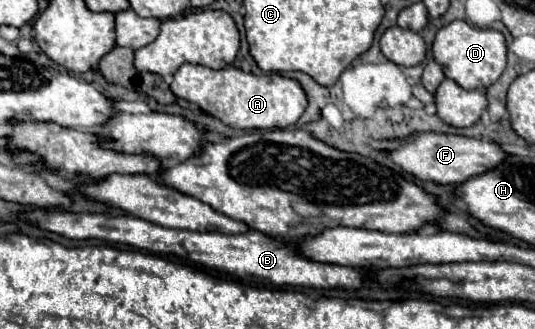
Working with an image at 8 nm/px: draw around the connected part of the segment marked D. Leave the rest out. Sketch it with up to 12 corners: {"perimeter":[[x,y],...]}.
{"perimeter":[[453,21],[433,57],[463,89],[485,91],[507,65],[505,37]]}

